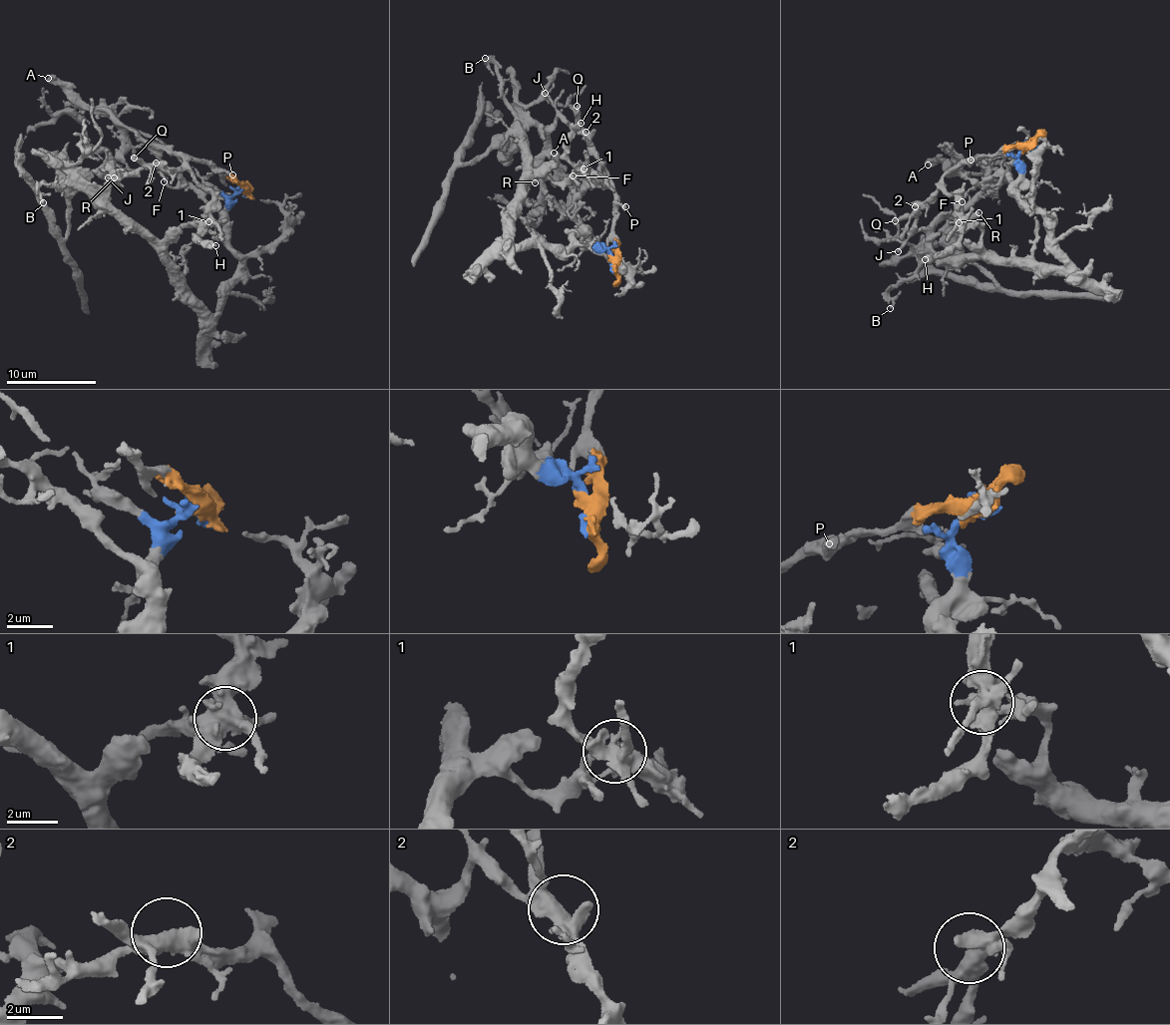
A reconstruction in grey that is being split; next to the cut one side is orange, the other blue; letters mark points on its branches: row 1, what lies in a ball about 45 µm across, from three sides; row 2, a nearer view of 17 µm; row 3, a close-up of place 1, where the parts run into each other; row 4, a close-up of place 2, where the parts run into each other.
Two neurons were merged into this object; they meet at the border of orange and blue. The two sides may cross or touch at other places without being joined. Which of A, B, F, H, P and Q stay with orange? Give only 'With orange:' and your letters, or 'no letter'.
With orange: A, H, P, Q

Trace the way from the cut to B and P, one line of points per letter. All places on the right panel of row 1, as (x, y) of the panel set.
B: (1028, 149), (1019, 158), (1016, 195), (1043, 216), (1063, 265), (923, 261), (896, 280), (891, 308)
P: (1028, 149), (1020, 144), (971, 160)

